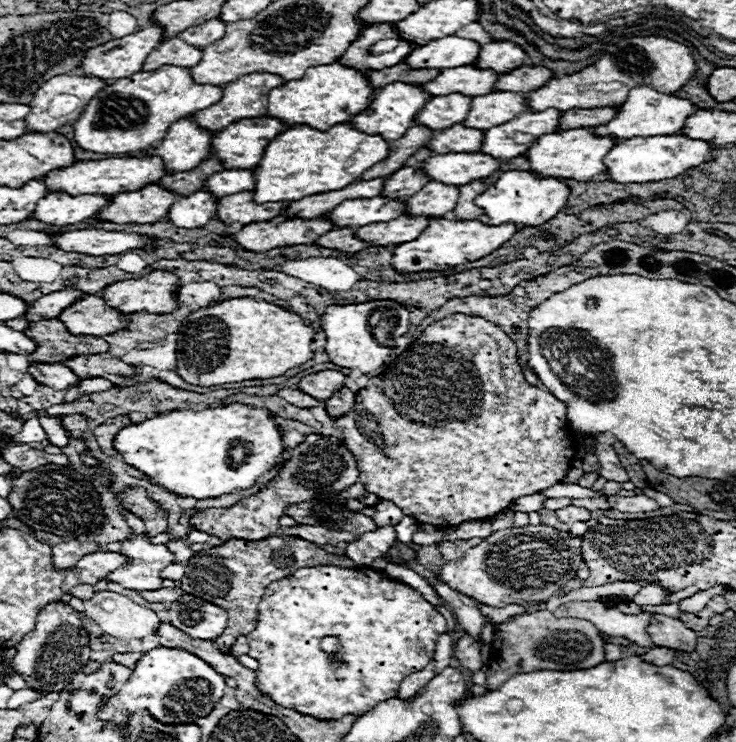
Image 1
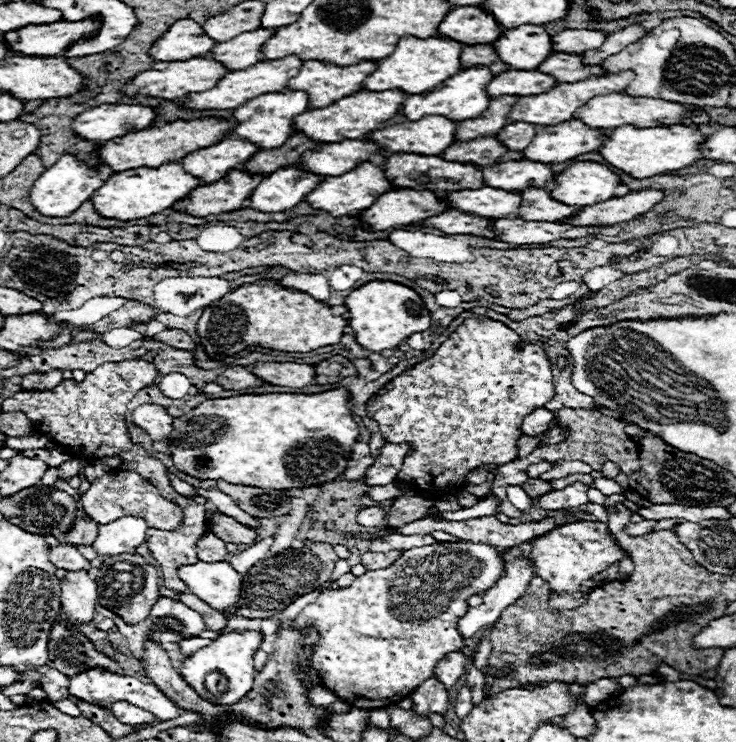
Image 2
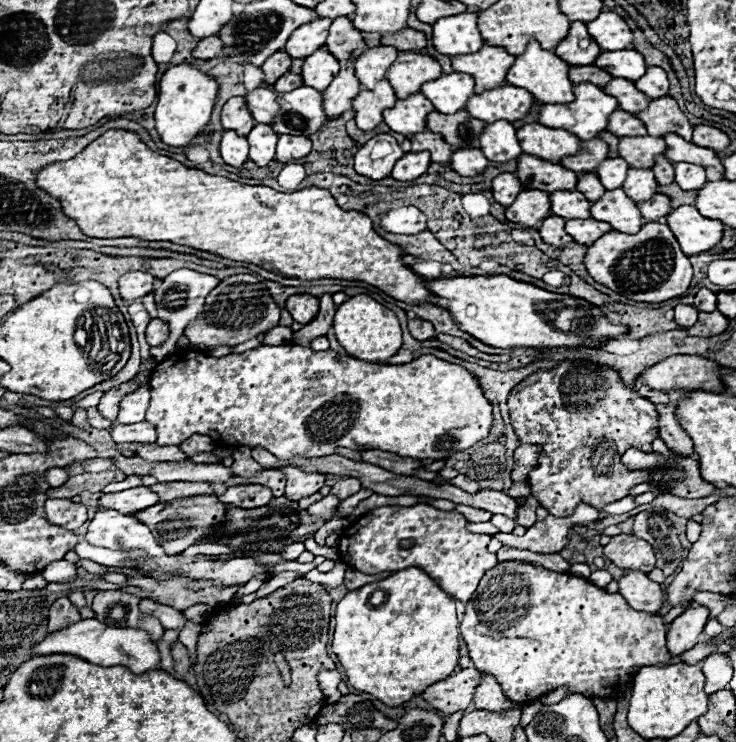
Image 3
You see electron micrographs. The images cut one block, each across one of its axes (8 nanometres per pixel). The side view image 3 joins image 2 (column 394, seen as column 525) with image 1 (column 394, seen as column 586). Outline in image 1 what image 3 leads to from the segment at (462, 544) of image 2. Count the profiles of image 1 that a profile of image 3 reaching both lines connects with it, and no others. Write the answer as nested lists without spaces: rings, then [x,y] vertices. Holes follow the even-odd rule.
[[[314,566],[314,568],[302,568],[296,574],[292,574],[292,578],[284,578],[280,582],[272,582],[272,586],[268,586],[268,590],[264,592],[262,602],[258,606],[258,624],[248,634],[248,646],[250,646],[248,654],[258,660],[256,684],[260,686],[260,692],[268,694],[278,706],[284,706],[284,708],[296,710],[304,716],[312,716],[312,718],[320,718],[320,720],[338,720],[346,714],[366,714],[374,706],[378,706],[380,702],[386,702],[388,698],[396,698],[400,682],[406,676],[410,676],[412,672],[424,670],[424,666],[434,658],[436,638],[440,638],[440,634],[446,634],[446,632],[448,632],[446,630],[446,618],[440,612],[436,612],[432,608],[432,604],[428,604],[414,588],[410,588],[404,582],[392,580],[384,572],[374,570],[374,568],[348,570],[348,568],[338,568],[338,566]],[[324,636],[336,636],[342,642],[342,648],[336,654],[322,652],[320,650],[320,640]]]

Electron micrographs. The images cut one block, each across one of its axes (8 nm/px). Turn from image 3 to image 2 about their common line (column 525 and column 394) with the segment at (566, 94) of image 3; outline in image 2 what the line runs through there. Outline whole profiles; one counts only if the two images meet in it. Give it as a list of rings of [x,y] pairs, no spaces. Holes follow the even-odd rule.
[[[406,36],[400,38],[396,50],[380,60],[376,72],[372,76],[368,76],[368,80],[364,82],[364,90],[404,90],[408,94],[420,94],[426,92],[430,88],[434,88],[436,84],[452,78],[454,74],[460,72],[460,54],[464,50],[464,44],[452,40],[452,38],[414,38],[414,36]]]

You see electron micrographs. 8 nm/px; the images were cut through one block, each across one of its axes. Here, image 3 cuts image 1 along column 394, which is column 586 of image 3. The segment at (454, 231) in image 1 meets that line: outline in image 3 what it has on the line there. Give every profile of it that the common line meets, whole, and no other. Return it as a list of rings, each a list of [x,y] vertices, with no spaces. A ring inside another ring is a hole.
[[[646,222],[638,234],[604,234],[604,238],[598,238],[592,246],[588,246],[584,264],[598,284],[608,286],[624,298],[646,304],[660,304],[676,298],[684,294],[692,282],[688,256],[680,250],[670,228],[660,222]]]

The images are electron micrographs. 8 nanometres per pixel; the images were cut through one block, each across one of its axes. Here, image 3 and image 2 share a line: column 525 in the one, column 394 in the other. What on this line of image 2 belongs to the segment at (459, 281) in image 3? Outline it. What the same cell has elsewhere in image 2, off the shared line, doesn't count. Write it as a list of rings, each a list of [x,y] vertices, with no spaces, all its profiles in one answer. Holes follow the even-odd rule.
[[[374,280],[360,288],[356,288],[344,304],[350,312],[350,328],[356,334],[356,342],[370,350],[370,352],[382,352],[396,348],[400,342],[404,342],[414,332],[424,332],[430,328],[430,312],[426,310],[422,298],[408,286],[402,286],[398,282],[388,280]]]

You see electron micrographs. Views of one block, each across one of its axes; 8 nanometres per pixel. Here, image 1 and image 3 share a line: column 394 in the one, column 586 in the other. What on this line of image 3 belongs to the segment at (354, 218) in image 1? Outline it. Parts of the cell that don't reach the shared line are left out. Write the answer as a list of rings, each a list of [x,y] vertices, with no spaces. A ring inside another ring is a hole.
[[[560,190],[550,194],[552,214],[574,220],[574,218],[590,218],[590,202],[578,190]]]

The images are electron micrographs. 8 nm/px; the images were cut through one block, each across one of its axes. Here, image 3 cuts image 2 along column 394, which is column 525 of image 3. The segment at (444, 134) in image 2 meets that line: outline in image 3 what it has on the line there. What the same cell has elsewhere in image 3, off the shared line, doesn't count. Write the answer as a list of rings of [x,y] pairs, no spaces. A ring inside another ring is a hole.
[[[526,124],[516,130],[518,142],[524,154],[538,156],[544,160],[560,160],[572,156],[580,148],[580,140],[566,130],[548,130],[548,126]]]

